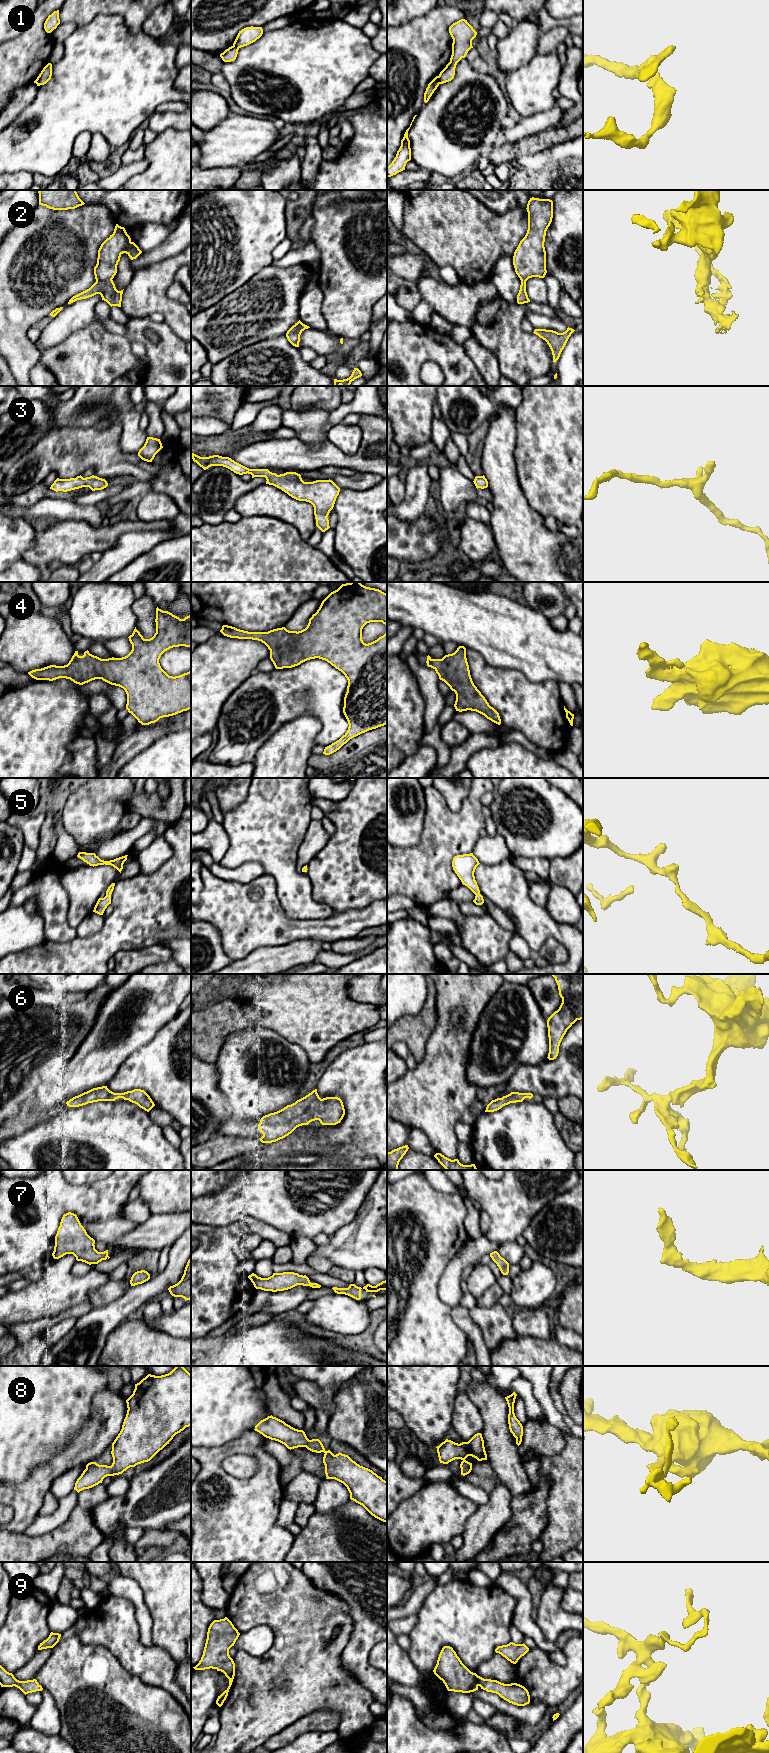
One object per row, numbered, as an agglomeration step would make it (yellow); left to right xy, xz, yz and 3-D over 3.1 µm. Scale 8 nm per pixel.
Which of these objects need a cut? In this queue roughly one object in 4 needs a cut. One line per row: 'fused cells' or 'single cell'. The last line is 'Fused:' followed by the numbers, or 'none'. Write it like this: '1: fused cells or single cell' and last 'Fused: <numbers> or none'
1: fused cells
2: single cell
3: single cell
4: single cell
5: single cell
6: single cell
7: single cell
8: single cell
9: single cell
Fused: 1

